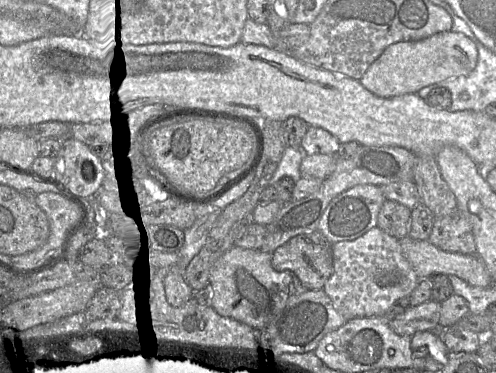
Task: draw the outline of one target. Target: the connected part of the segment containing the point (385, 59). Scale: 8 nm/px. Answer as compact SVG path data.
M443 31L416 41L401 41L387 46L382 54L368 67L360 83L373 94L390 98L408 93L418 93L424 87L440 81L469 75L476 67L478 52L475 43L460 32Z

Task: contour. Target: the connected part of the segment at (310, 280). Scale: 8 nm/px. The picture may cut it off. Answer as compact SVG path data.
M319 231L299 235L272 253L272 265L277 271L293 272L307 289L323 289L334 271L332 245Z

